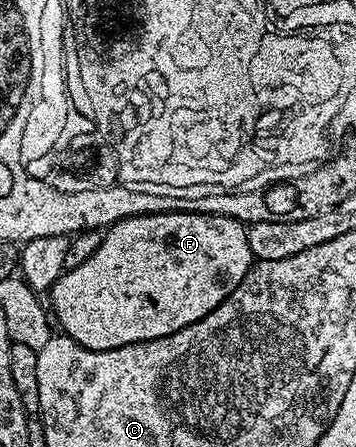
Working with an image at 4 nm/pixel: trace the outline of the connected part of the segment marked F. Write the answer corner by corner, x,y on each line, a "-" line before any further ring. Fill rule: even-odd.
122,217
101,237
102,241
93,242
96,255
92,259
79,256
63,273
61,281
44,294
45,304
52,307
53,320
62,321
61,336
70,337
72,343
84,345
88,351
117,351
125,345
153,343
158,337
176,335
213,310
210,308
210,221
142,221
139,217

